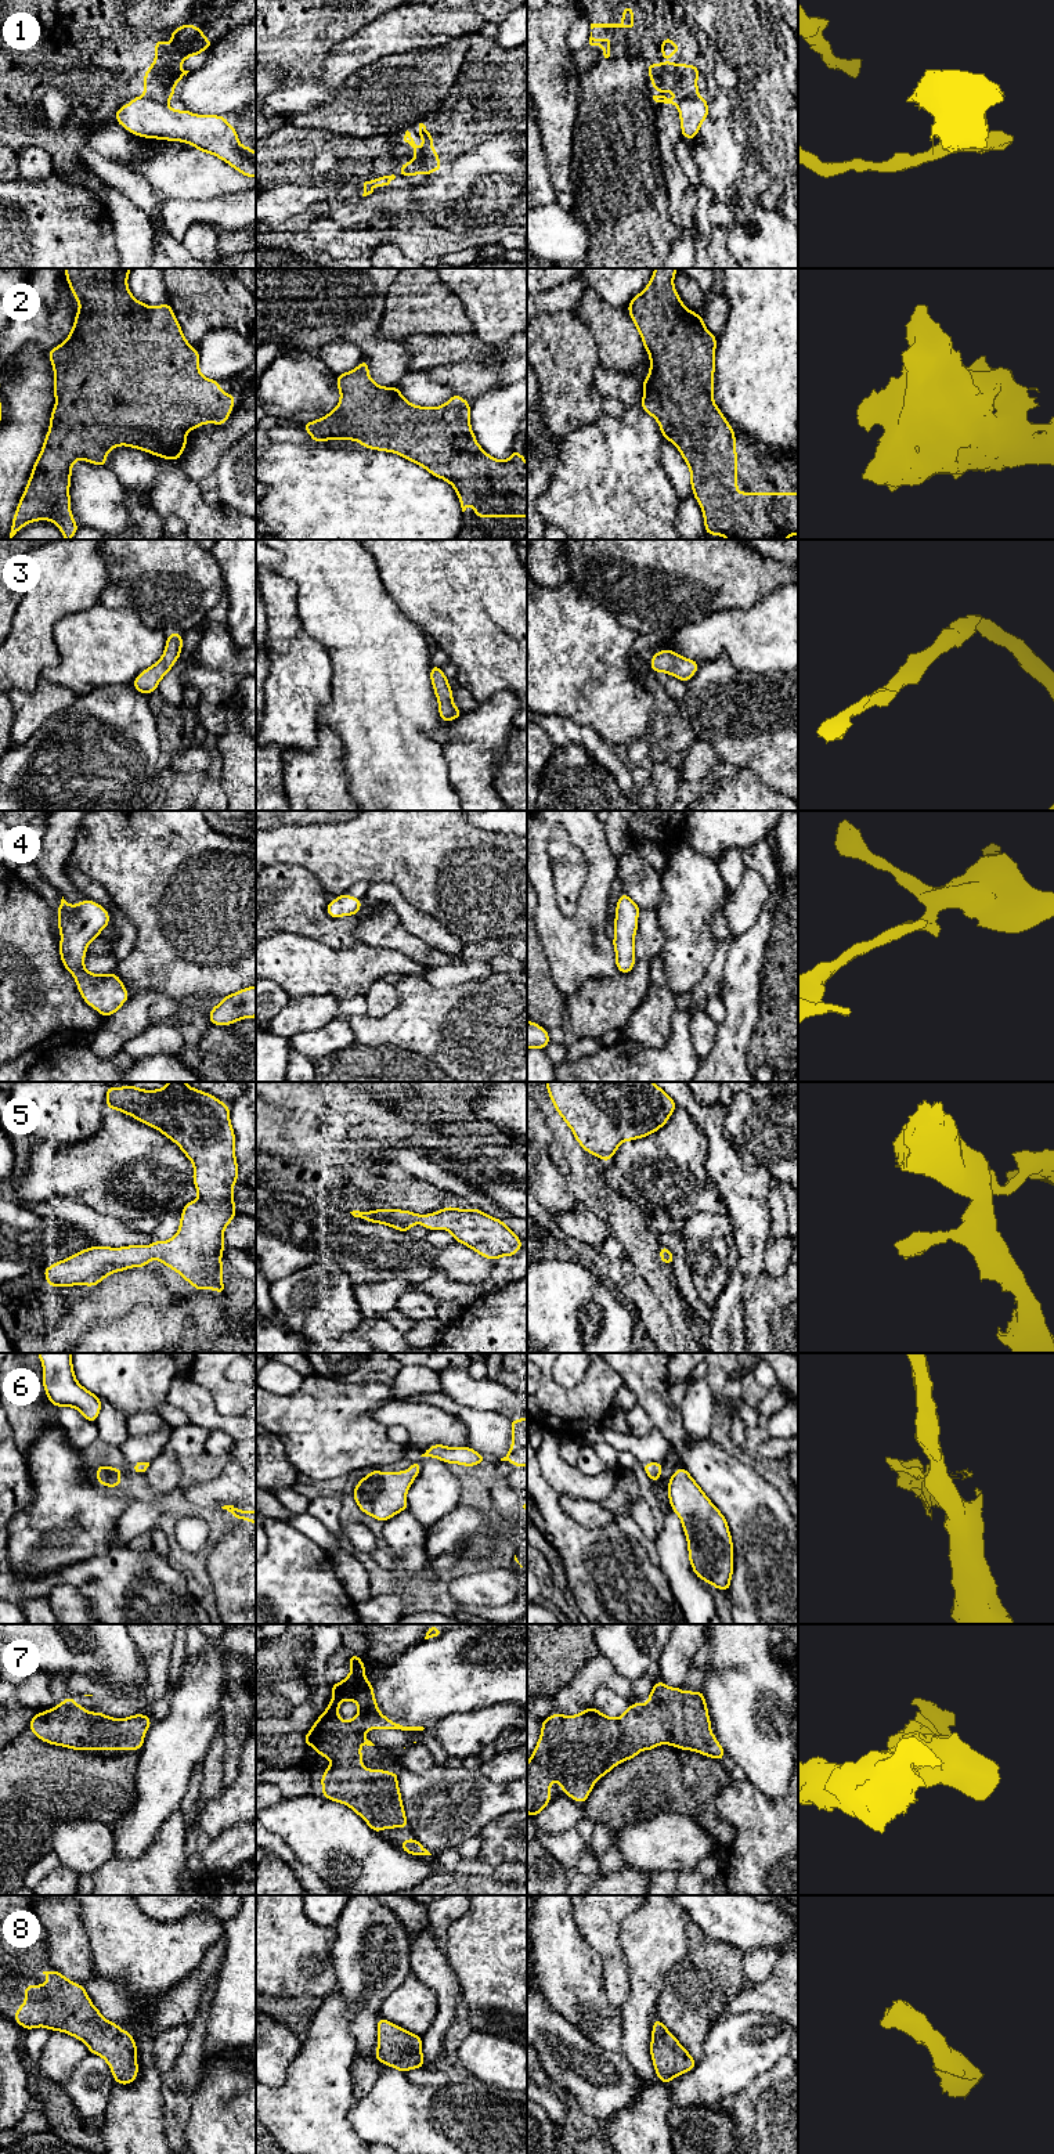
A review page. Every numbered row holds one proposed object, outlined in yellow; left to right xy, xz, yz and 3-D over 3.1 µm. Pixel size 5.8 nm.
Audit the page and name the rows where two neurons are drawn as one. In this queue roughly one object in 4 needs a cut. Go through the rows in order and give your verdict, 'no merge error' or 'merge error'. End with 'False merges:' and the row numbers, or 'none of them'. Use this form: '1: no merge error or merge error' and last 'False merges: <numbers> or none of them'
1: merge error
2: no merge error
3: no merge error
4: no merge error
5: no merge error
6: no merge error
7: no merge error
8: no merge error
False merges: 1

